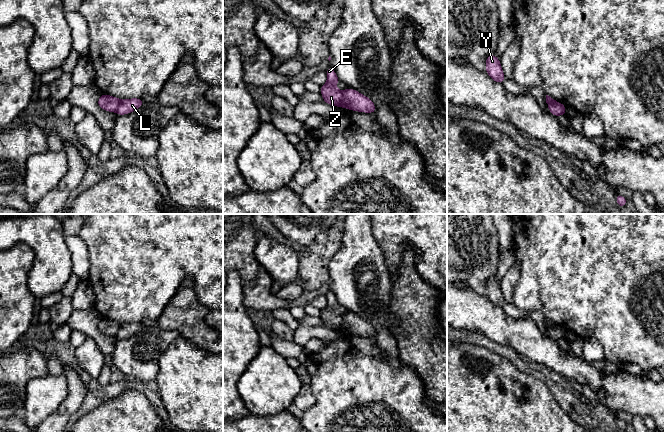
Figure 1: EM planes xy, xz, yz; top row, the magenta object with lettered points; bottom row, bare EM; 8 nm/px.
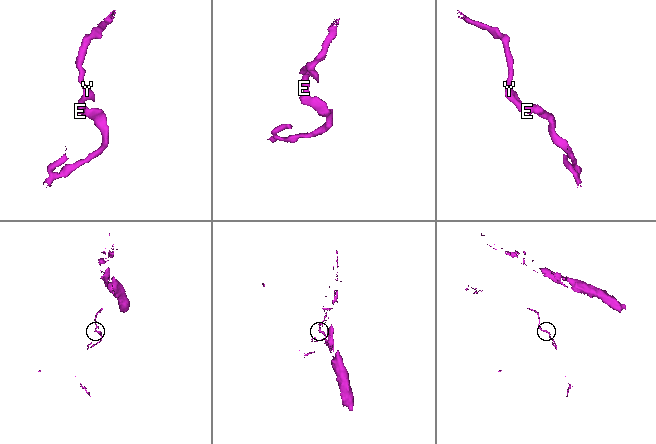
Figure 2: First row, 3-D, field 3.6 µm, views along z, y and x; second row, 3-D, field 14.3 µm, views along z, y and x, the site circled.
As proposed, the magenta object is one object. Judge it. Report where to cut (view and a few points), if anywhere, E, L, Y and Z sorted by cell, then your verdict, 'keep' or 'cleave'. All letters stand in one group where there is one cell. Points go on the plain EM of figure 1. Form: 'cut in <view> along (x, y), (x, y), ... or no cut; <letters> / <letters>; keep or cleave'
cut in xz along (343, 315), (343, 321), (339, 330); E Y Z / L; cleave

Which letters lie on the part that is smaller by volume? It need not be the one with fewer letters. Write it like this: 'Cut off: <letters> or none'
Cut off: E, Y, Z

